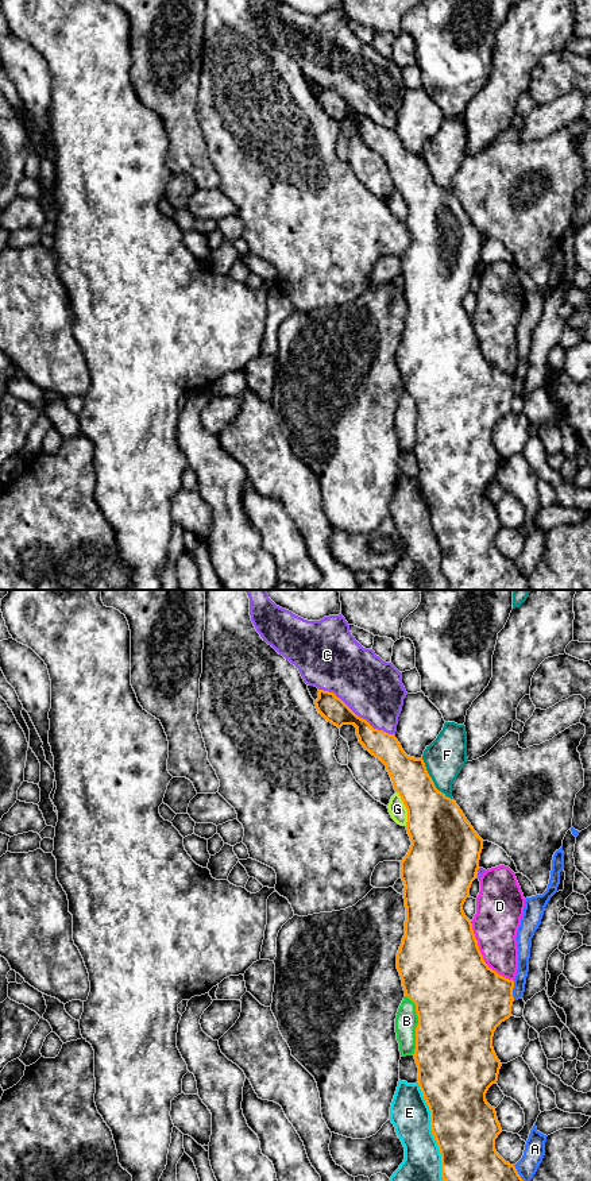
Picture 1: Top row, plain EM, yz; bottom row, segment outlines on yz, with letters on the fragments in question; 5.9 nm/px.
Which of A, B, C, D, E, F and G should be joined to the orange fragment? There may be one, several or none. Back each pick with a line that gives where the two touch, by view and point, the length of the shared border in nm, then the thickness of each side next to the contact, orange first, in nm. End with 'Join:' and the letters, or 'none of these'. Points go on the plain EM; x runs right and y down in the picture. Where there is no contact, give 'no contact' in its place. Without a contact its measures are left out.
Join: none of these

